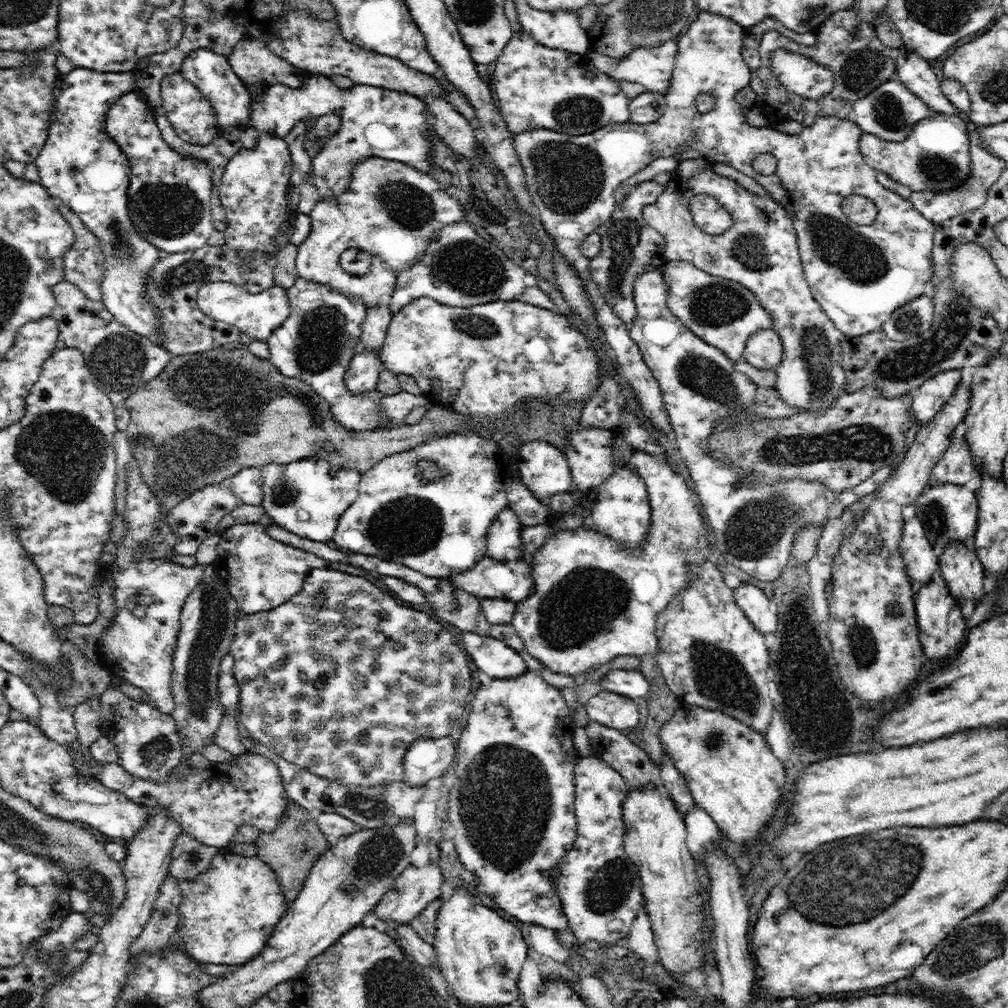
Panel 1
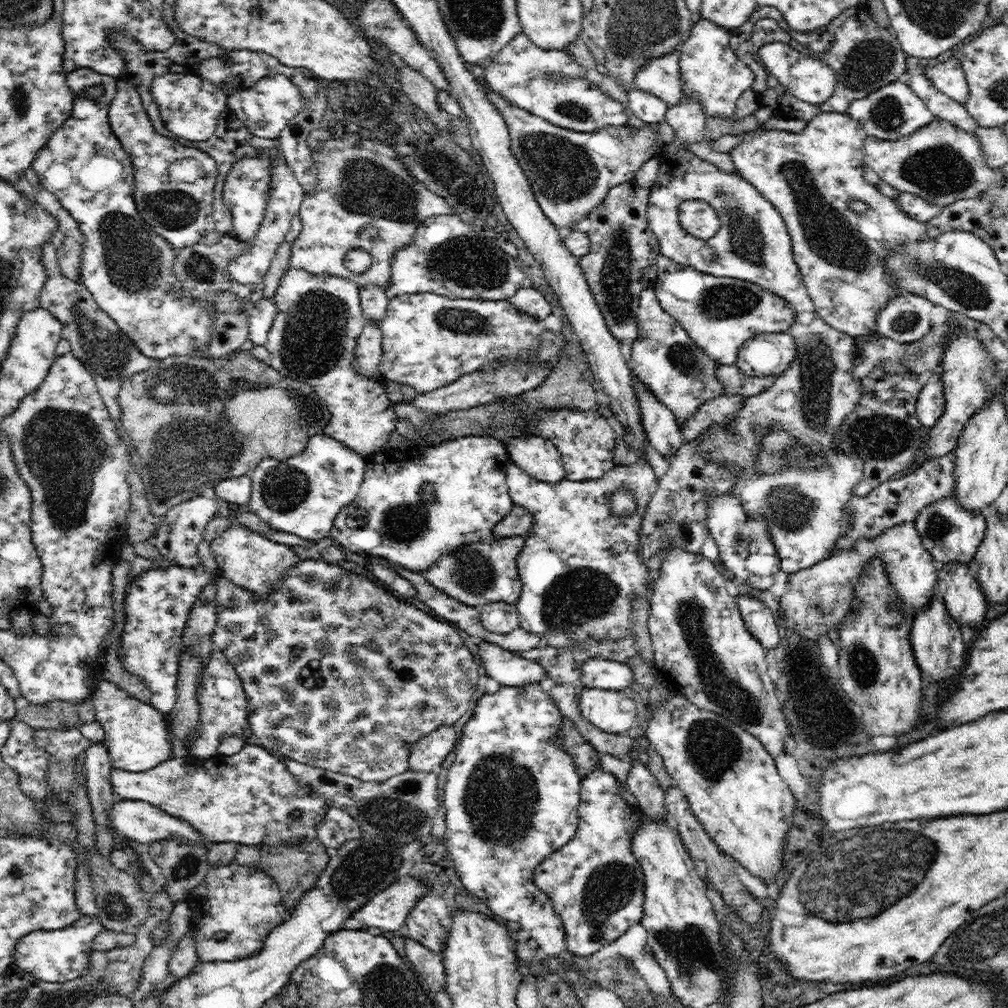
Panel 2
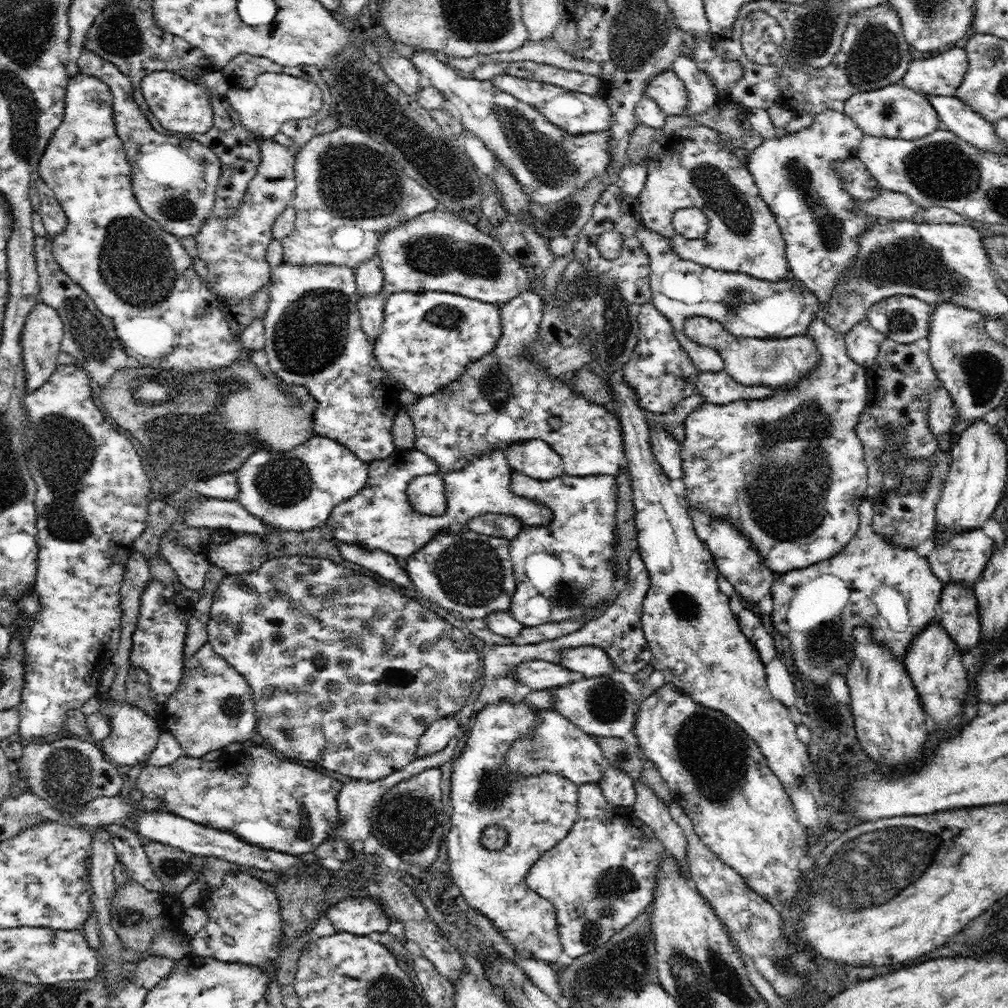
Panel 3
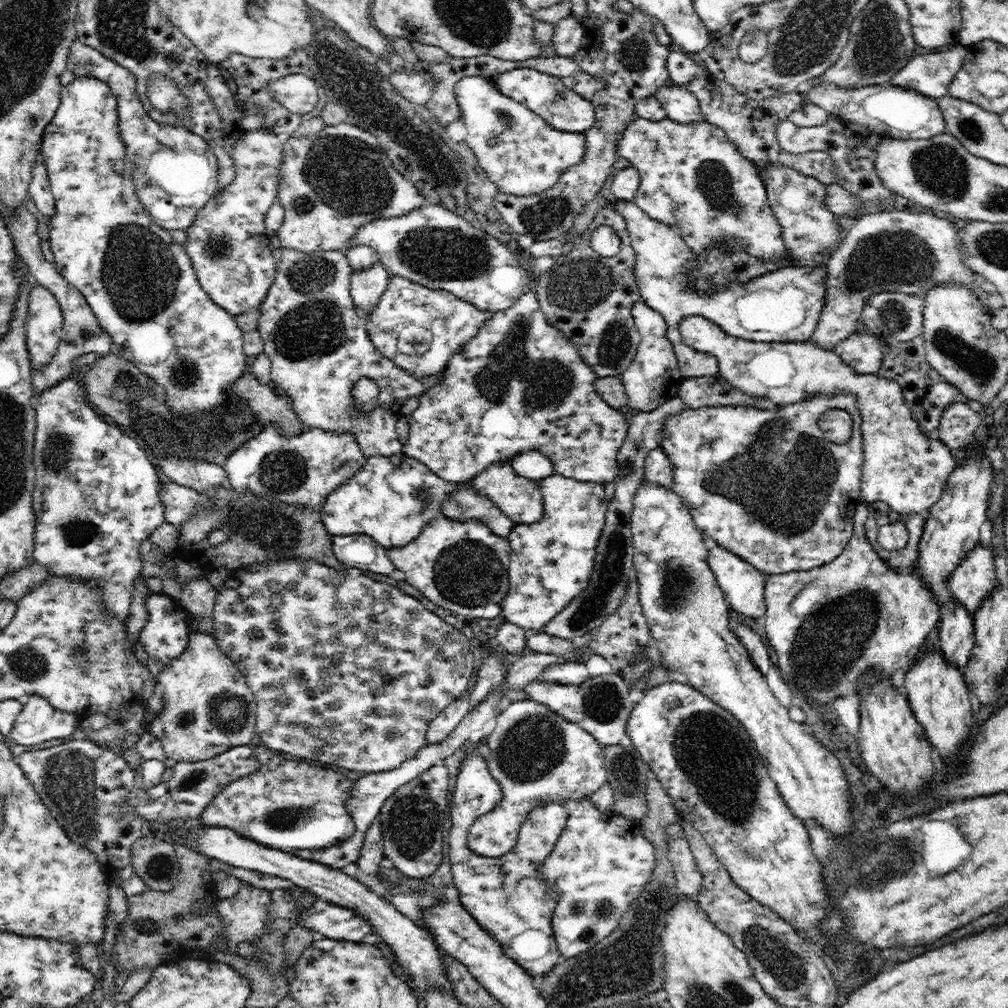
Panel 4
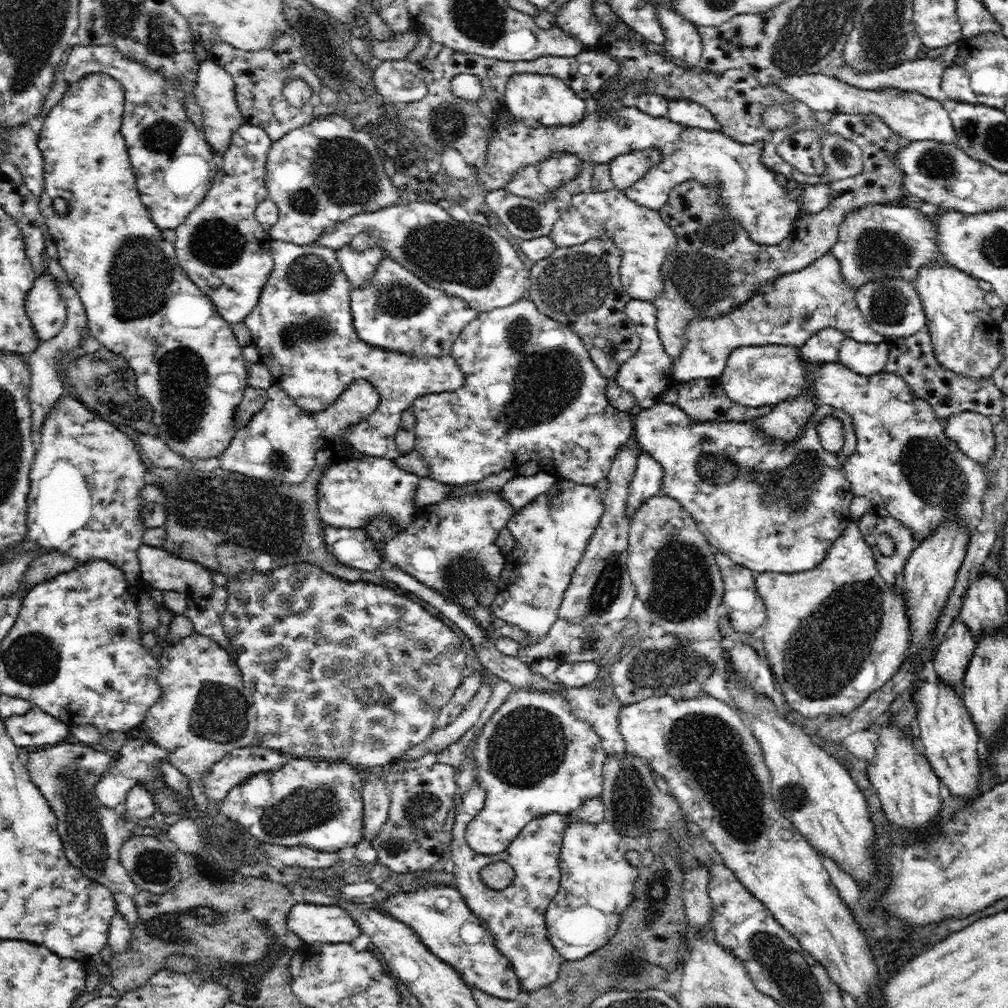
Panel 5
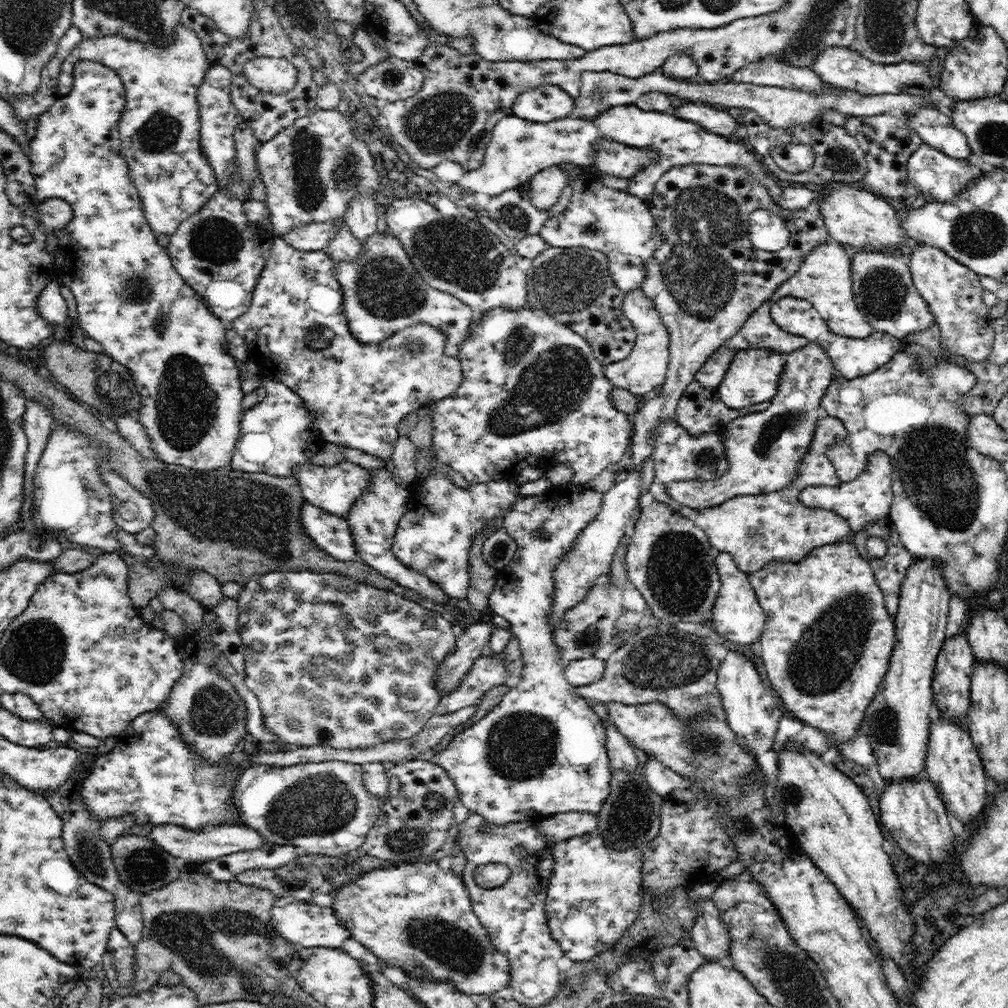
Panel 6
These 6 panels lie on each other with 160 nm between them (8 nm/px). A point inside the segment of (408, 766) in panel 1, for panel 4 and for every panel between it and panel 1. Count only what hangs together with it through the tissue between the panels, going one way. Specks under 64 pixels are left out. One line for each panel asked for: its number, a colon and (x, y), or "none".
2: (431, 750)
3: (437, 736)
4: (448, 719)

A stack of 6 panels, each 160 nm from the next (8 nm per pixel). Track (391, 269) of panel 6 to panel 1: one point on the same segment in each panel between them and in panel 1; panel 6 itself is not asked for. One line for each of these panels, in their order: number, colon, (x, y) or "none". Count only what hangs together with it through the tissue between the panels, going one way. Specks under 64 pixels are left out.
1: (487, 360)
2: (429, 340)
3: (428, 337)
4: (418, 328)
5: (397, 311)

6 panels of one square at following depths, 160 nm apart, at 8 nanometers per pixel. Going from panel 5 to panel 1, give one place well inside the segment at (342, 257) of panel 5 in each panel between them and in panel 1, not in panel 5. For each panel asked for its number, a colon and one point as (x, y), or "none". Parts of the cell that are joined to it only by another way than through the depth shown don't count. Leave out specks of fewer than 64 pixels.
1: (362, 374)
2: (368, 355)
3: (371, 307)
4: (367, 286)

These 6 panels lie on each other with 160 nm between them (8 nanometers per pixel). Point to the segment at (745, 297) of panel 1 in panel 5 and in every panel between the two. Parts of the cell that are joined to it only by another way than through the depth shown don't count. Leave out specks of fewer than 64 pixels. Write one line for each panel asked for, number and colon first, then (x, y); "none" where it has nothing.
2: (720, 314)
3: (748, 307)
4: (785, 305)
5: (789, 310)

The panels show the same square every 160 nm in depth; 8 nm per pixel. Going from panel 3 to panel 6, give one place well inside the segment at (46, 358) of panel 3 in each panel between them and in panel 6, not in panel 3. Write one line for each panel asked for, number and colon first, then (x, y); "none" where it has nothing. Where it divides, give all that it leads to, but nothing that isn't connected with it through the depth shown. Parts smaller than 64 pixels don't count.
4: (44, 324)
5: (46, 309)
6: (52, 307)

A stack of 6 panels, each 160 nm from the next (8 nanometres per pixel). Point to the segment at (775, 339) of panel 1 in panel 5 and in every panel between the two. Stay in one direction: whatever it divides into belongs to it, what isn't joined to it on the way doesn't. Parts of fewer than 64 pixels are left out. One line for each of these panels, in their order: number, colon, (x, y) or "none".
2: (766, 354)
3: (780, 363)
4: (904, 468)
5: (904, 461)

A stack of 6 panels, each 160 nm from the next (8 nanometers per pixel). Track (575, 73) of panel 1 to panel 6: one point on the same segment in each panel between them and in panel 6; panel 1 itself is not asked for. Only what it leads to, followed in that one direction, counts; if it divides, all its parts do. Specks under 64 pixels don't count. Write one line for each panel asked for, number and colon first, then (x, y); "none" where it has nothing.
2: (547, 83)
3: (577, 113)
4: (565, 110)
5: (546, 100)
6: (546, 102)

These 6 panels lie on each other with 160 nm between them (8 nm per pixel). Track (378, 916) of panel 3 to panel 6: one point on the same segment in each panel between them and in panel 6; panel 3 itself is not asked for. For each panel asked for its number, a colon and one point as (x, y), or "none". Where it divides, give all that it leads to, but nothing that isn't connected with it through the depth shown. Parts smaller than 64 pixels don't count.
4: (334, 921)
5: (312, 923)
6: (304, 923)

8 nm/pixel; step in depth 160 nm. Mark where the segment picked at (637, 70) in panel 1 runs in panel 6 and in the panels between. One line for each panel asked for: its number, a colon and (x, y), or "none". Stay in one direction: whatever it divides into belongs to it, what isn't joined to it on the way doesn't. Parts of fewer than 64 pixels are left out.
2: (662, 77)
3: (666, 89)
4: (681, 105)
5: (688, 113)
6: (714, 120)

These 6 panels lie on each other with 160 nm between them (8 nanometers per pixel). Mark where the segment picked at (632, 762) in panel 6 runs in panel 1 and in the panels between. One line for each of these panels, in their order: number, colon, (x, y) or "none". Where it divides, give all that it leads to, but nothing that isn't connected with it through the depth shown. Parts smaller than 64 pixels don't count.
1: (611, 709)
2: (611, 711)
3: (601, 707)
4: (602, 705)
5: (596, 703)

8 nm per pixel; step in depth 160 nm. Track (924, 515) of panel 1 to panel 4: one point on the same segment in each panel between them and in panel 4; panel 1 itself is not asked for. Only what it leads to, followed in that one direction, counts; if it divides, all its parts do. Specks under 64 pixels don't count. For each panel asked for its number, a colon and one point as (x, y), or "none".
2: (945, 523)
3: (973, 549)
4: (970, 582)

